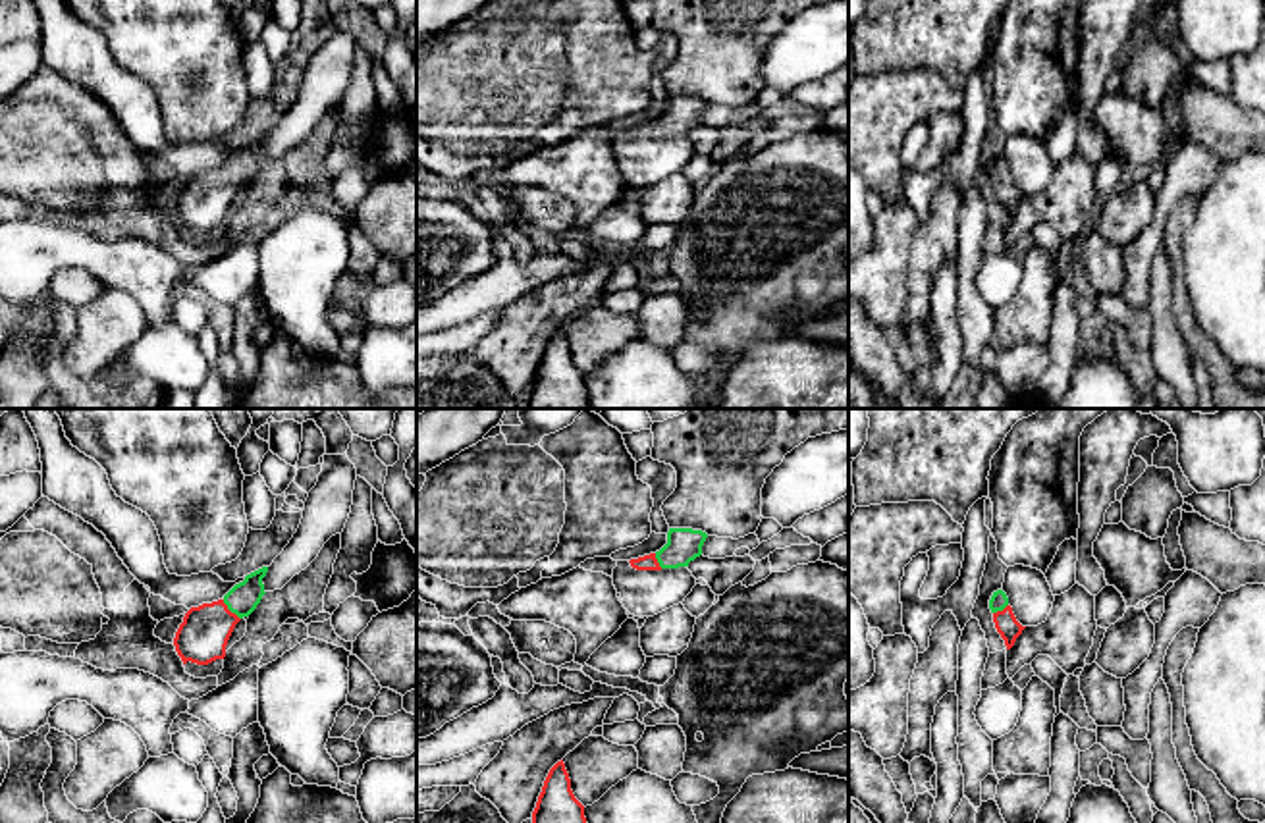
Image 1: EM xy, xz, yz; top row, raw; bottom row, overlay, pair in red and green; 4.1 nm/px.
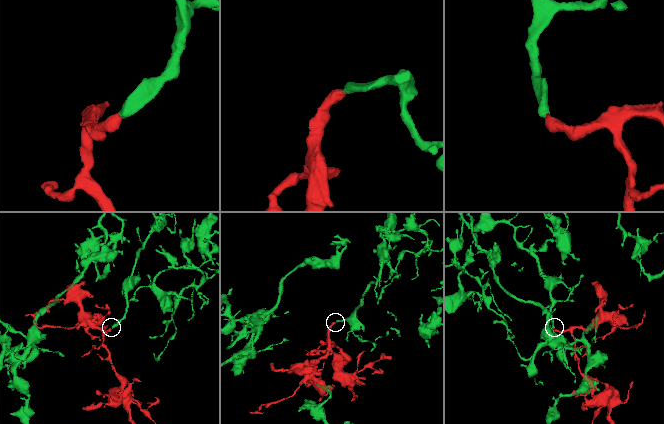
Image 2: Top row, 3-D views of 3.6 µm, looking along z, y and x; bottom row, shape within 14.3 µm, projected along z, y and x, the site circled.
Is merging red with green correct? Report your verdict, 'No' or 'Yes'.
Yes

